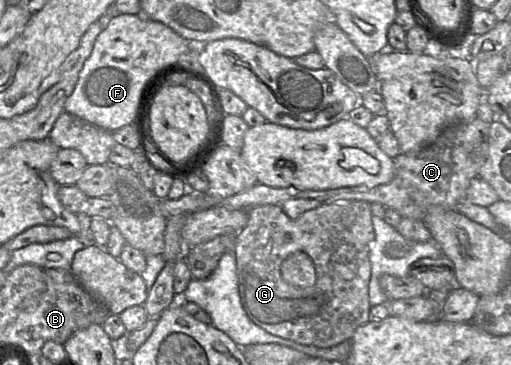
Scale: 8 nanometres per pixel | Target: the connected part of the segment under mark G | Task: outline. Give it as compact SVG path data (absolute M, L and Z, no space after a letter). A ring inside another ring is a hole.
M347 200L338 201L331 204L321 205L319 207L307 210L296 218L289 217L286 212L277 205L262 205L248 210L248 222L246 226L240 230L235 238L235 257L238 278L238 288L242 306L250 320L268 333L289 339L302 345L315 346L318 348L328 348L336 346L345 340L350 340L355 330L362 324L370 320L370 301L369 301L369 282L371 278L371 263L369 260L369 251L375 232L372 223L371 203L363 200ZM302 251L307 253L315 267L316 282L308 288L300 288L298 286L287 283L281 274L282 262L291 254Z

